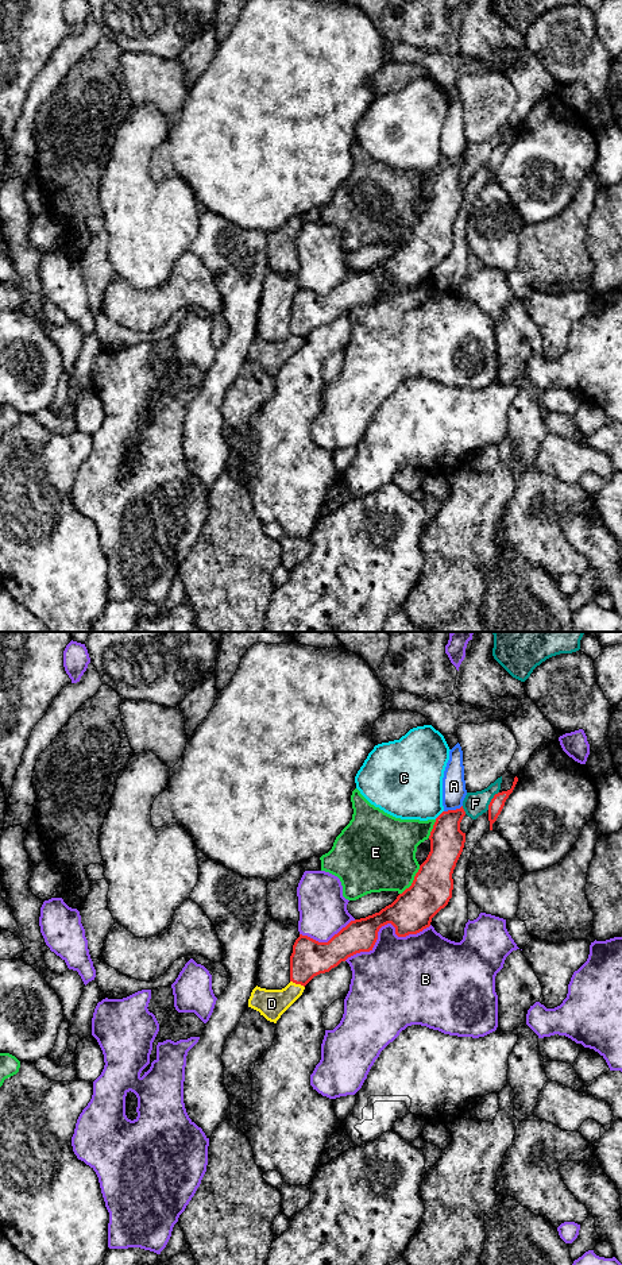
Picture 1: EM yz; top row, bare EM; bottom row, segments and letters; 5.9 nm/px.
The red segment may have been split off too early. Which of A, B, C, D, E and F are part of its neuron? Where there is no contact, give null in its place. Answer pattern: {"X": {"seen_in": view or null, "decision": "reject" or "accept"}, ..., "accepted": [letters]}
{"A": {"seen_in": "yz", "decision": "reject"}, "B": {"seen_in": "yz", "decision": "reject"}, "C": {"seen_in": "yz", "decision": "reject"}, "D": {"seen_in": "yz", "decision": "reject"}, "E": {"seen_in": "yz", "decision": "reject"}, "F": {"seen_in": "yz", "decision": "reject"}, "accepted": []}

